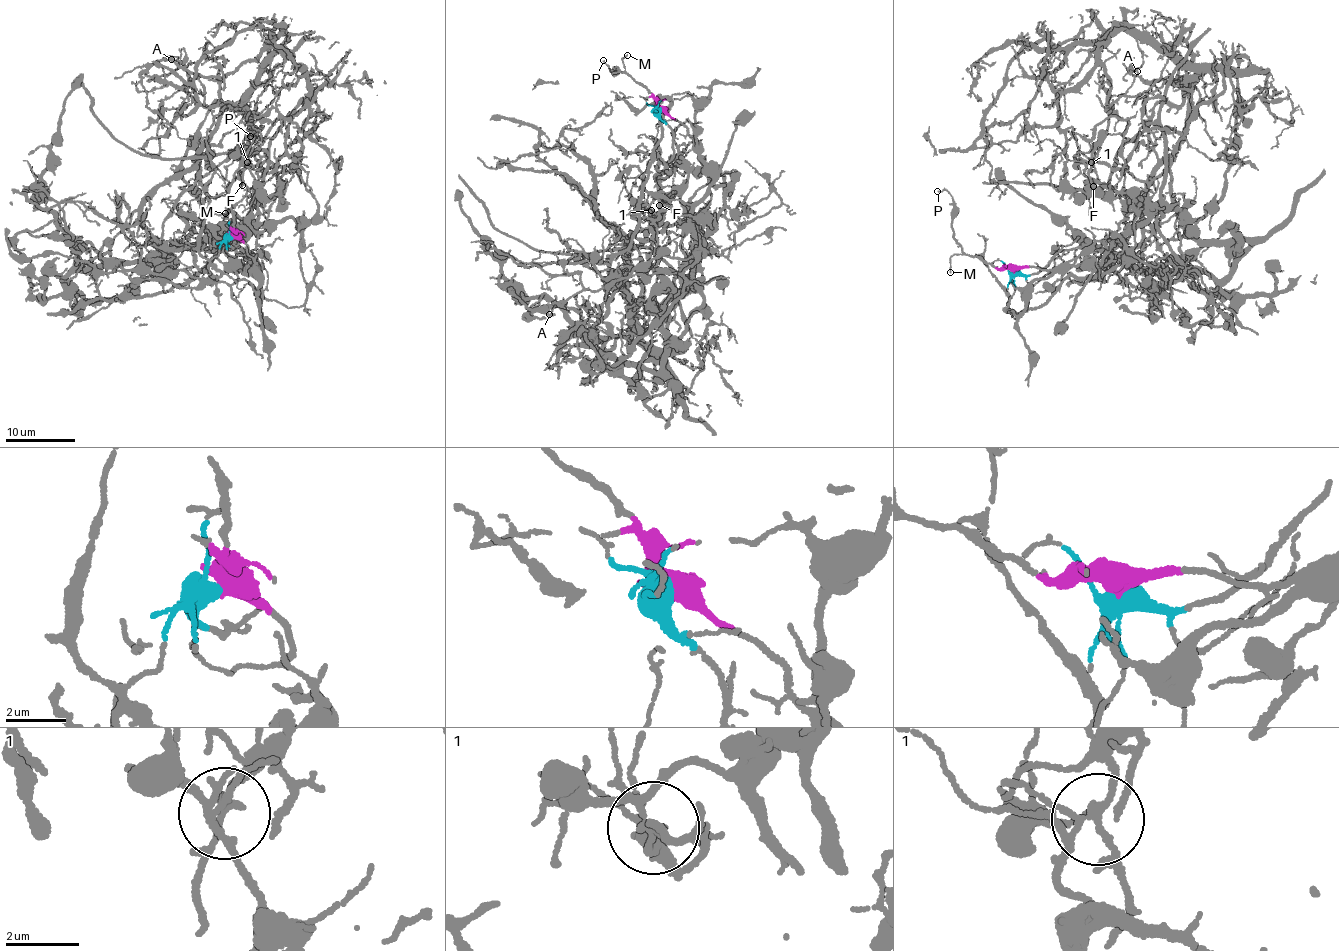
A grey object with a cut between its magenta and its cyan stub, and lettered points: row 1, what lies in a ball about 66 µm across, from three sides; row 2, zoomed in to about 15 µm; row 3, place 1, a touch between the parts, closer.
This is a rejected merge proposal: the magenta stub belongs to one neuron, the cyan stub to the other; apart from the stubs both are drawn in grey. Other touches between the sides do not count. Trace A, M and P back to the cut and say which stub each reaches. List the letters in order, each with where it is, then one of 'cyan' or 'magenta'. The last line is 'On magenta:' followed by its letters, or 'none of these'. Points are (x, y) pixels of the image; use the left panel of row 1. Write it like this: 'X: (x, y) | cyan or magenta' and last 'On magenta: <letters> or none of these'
A: (171, 59) | cyan
M: (225, 213) | magenta
P: (250, 136) | magenta
On magenta: M, P

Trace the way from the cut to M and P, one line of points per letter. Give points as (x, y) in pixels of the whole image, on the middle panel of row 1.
M: (660, 109), (653, 94), (627, 73), (622, 58), (627, 55)
P: (660, 109), (653, 94), (617, 67), (612, 71), (602, 60)

